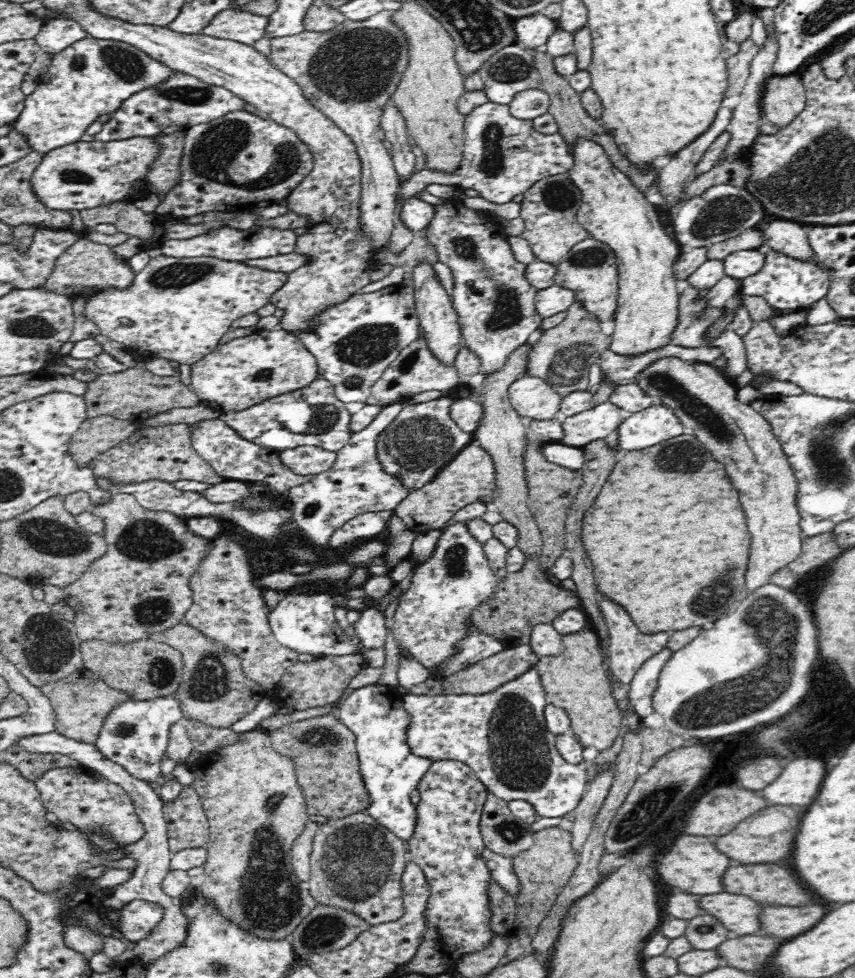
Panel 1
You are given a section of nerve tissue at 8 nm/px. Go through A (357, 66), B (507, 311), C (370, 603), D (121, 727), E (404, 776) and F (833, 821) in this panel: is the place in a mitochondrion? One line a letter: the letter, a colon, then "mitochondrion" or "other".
A: mitochondrion
B: mitochondrion
C: other
D: mitochondrion
E: other
F: other

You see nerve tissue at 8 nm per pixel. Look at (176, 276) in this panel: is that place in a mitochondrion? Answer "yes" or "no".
yes

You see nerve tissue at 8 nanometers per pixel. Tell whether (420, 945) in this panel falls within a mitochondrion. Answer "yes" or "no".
no

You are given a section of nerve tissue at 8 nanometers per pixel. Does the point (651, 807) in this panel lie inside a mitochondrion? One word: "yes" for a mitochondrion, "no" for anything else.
yes

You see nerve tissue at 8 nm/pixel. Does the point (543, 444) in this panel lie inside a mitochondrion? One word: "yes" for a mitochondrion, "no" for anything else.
no

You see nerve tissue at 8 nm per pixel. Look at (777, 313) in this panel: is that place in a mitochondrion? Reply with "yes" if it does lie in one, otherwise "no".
no

